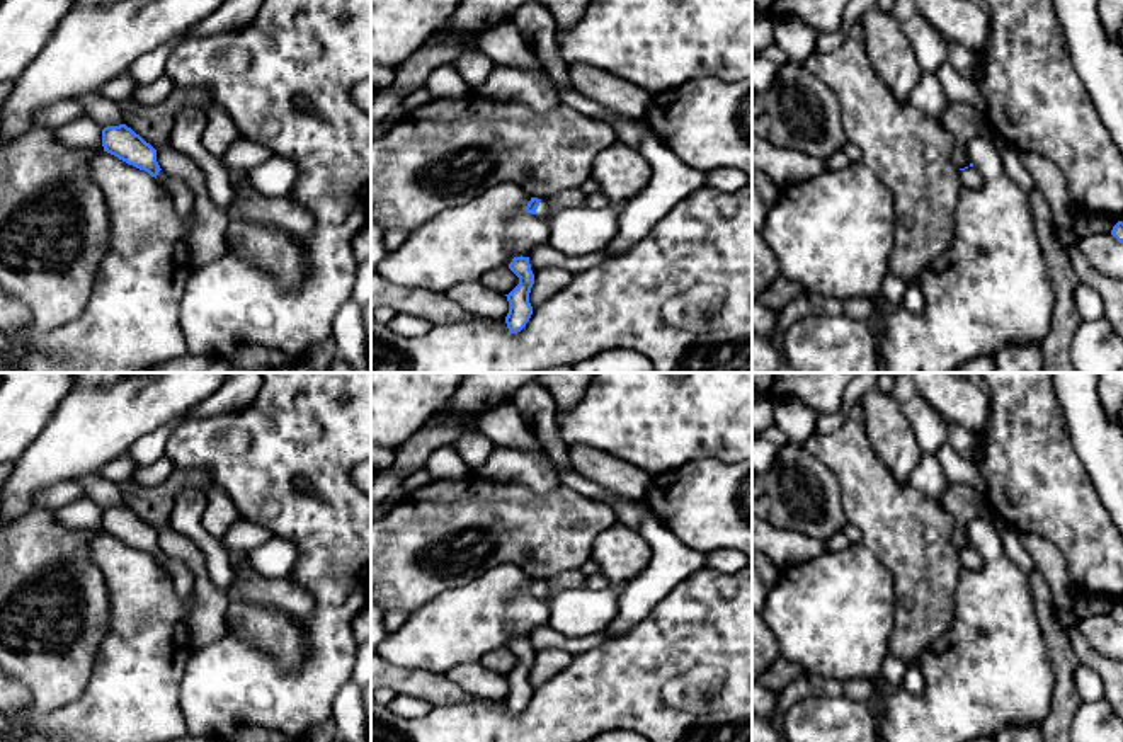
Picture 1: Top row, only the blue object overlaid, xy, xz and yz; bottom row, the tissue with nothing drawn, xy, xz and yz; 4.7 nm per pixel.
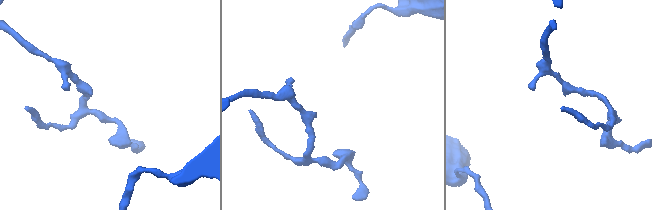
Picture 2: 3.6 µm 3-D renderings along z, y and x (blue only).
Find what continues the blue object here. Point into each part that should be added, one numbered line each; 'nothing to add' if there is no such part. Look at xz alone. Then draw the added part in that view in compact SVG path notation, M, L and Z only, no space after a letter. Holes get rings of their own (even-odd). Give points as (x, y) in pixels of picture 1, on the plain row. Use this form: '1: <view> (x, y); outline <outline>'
1: xz (575, 613); outline M541 580L536 597L550 608L550 626L570 642L606 633L618 616L619 596L624 589L626 584L609 584L599 591L577 587L553 592L548 582Z

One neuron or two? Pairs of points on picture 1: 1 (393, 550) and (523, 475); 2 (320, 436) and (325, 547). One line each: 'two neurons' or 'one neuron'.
1: two neurons
2: one neuron

